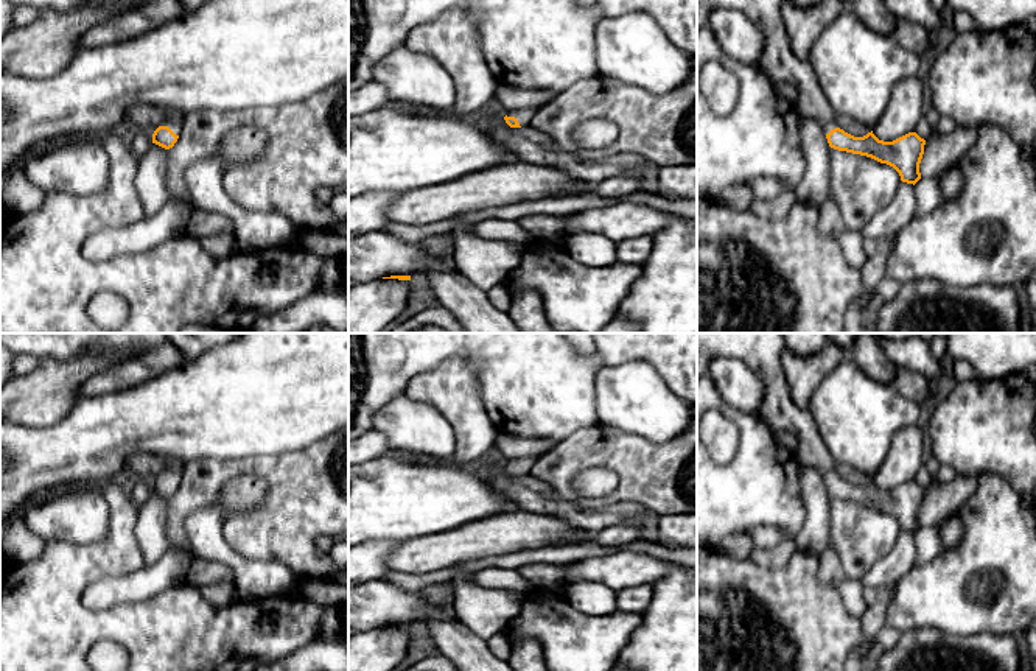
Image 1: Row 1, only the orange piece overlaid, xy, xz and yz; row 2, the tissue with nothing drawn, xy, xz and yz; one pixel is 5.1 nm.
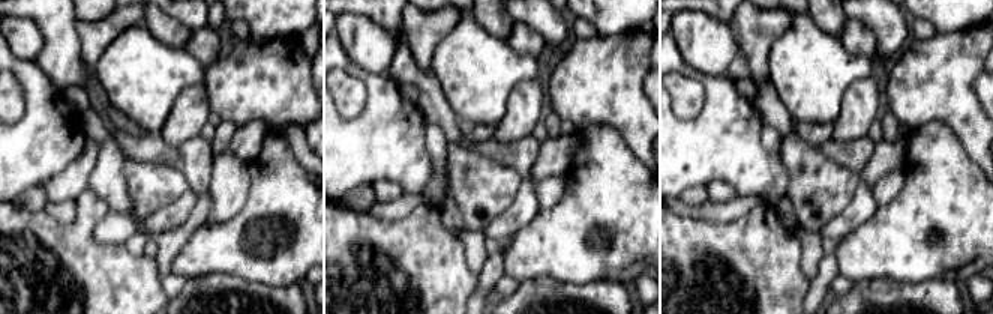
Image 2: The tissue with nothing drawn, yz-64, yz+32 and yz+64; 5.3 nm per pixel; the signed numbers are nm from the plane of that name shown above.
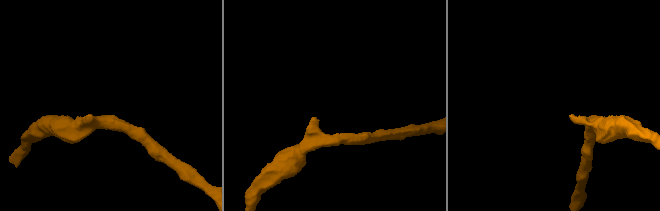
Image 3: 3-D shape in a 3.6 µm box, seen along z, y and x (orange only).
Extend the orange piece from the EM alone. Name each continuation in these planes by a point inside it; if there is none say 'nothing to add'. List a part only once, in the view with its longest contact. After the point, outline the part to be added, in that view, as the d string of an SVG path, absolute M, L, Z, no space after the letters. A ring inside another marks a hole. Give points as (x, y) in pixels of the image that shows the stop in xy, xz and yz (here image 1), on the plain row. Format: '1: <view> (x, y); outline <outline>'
1: xz (523, 464); outline M524 456L524 458L516 458L516 459L507 461L506 464L515 465L518 469L520 475L524 476L524 475L529 475L537 458L538 456Z

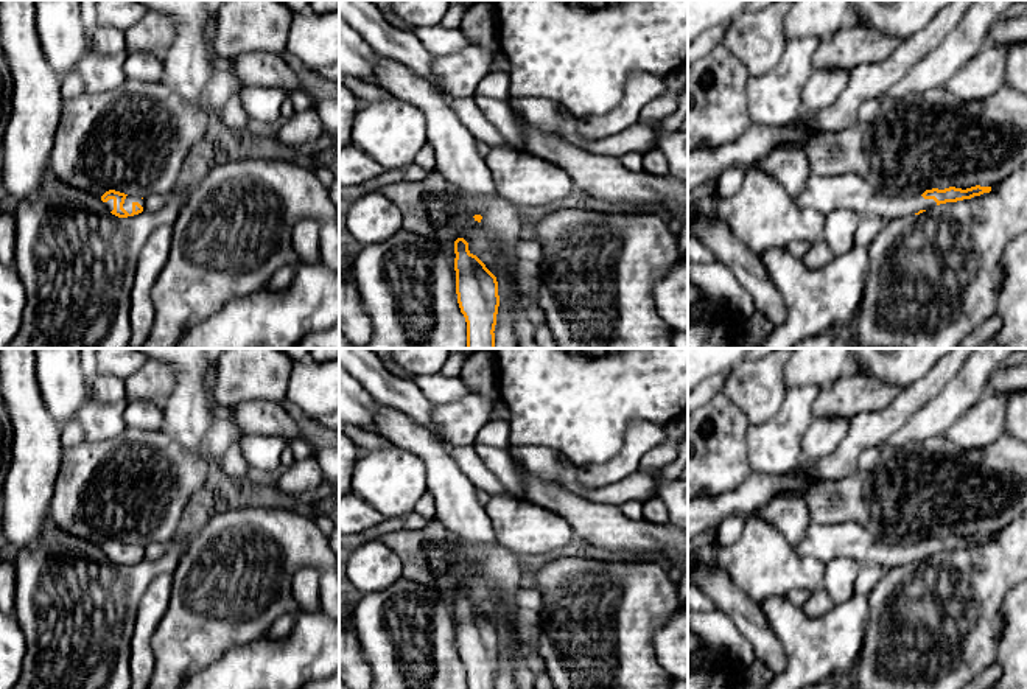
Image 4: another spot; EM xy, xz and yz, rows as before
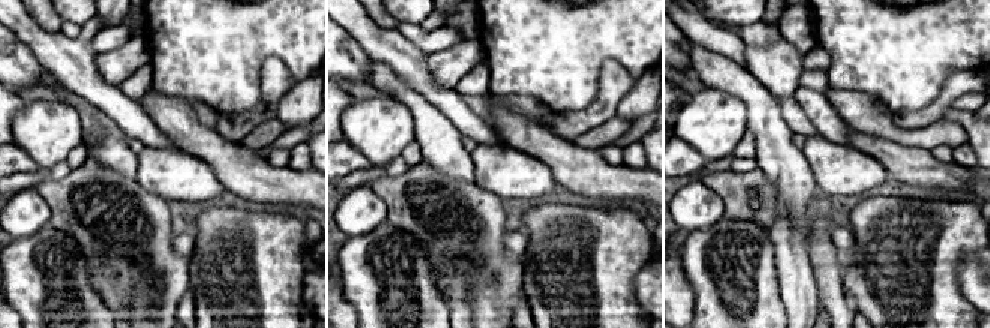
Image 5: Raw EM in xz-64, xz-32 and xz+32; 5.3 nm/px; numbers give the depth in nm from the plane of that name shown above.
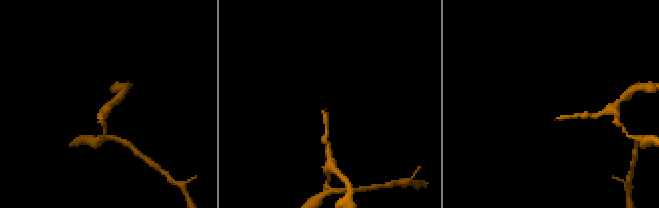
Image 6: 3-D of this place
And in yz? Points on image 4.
1: yz (823, 542); outline M843 521L839 524L811 524L801 543L792 546L794 552L828 563L846 557L861 565L878 565L884 569L915 563L920 558L937 555L934 547L893 546L873 537L862 524Z

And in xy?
1: xy (128, 551); outline M126 544L123 557L131 563L132 561L132 552L138 551L142 555L145 555L145 547L138 544Z

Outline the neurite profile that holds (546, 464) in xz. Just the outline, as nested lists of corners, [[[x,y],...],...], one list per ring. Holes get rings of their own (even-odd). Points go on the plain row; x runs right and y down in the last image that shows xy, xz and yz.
[[[509,445],[507,451],[515,462],[518,462],[529,473],[535,474],[538,479],[557,484],[594,502],[608,505],[621,505],[627,501],[644,502],[652,498],[657,487],[650,474],[635,471],[618,482],[599,488],[585,488],[577,481],[577,468],[560,453],[551,448],[535,445]]]

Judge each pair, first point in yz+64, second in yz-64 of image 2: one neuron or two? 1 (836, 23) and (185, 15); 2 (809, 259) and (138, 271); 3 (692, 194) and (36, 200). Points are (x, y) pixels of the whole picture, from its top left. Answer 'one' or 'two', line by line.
1: two
2: two
3: one

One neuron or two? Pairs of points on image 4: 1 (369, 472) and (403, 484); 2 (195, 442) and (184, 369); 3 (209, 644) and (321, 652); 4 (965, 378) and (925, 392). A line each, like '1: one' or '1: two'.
1: one
2: one
3: two
4: two

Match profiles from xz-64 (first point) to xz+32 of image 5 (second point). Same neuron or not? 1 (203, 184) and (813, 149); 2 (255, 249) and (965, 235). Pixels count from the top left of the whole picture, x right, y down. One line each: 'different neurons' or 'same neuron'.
1: same neuron
2: same neuron

